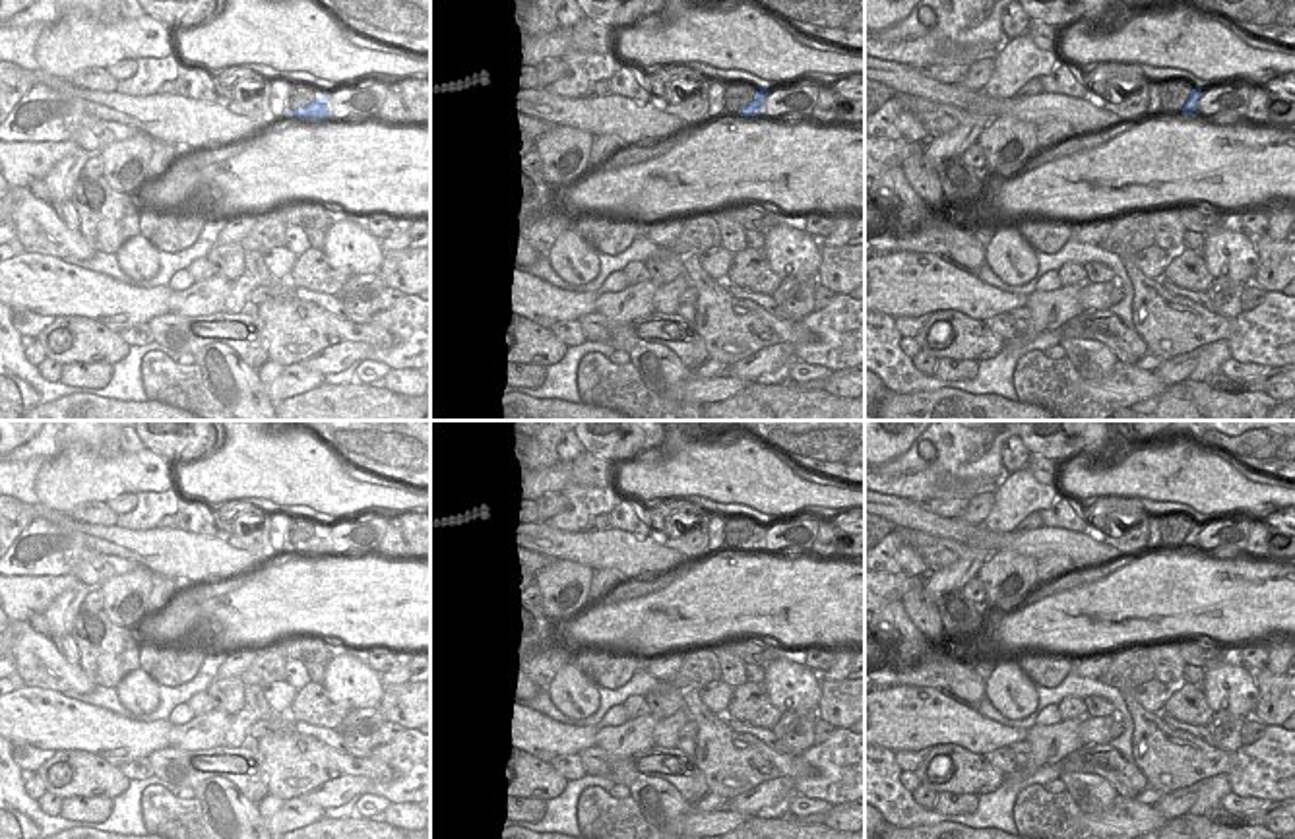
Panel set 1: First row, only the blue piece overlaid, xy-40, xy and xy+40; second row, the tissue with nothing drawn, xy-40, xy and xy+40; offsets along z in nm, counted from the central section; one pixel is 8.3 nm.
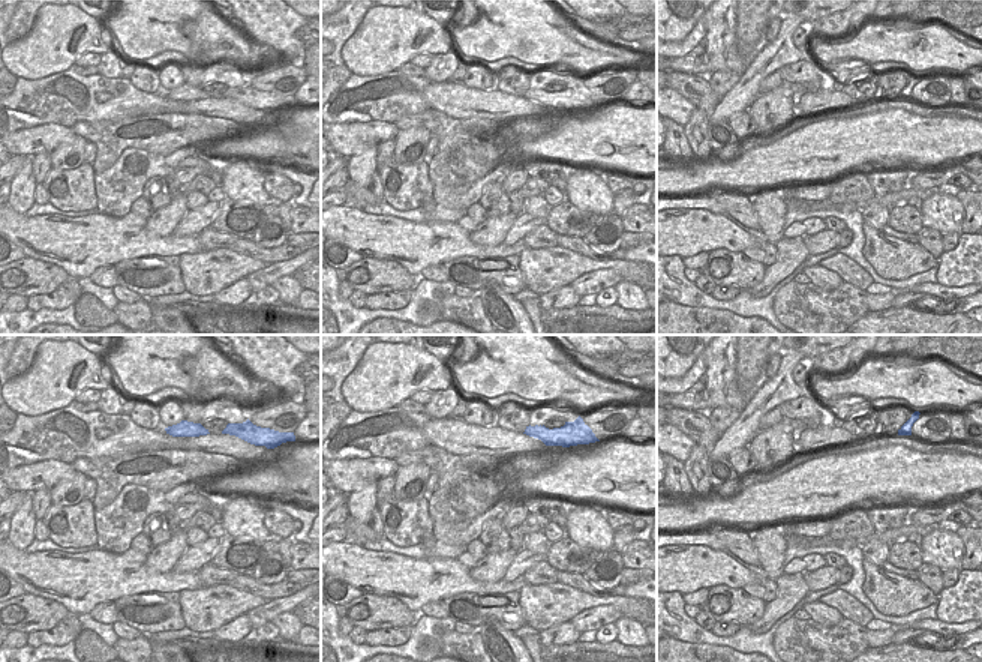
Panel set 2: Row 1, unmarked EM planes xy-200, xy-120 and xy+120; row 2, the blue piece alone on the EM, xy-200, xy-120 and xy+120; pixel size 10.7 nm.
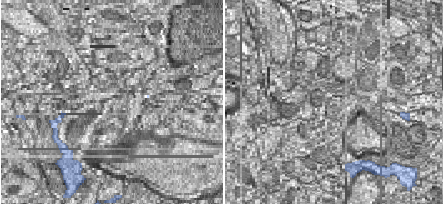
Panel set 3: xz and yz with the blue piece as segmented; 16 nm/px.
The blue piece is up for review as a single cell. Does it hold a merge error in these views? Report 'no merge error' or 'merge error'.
merge error

